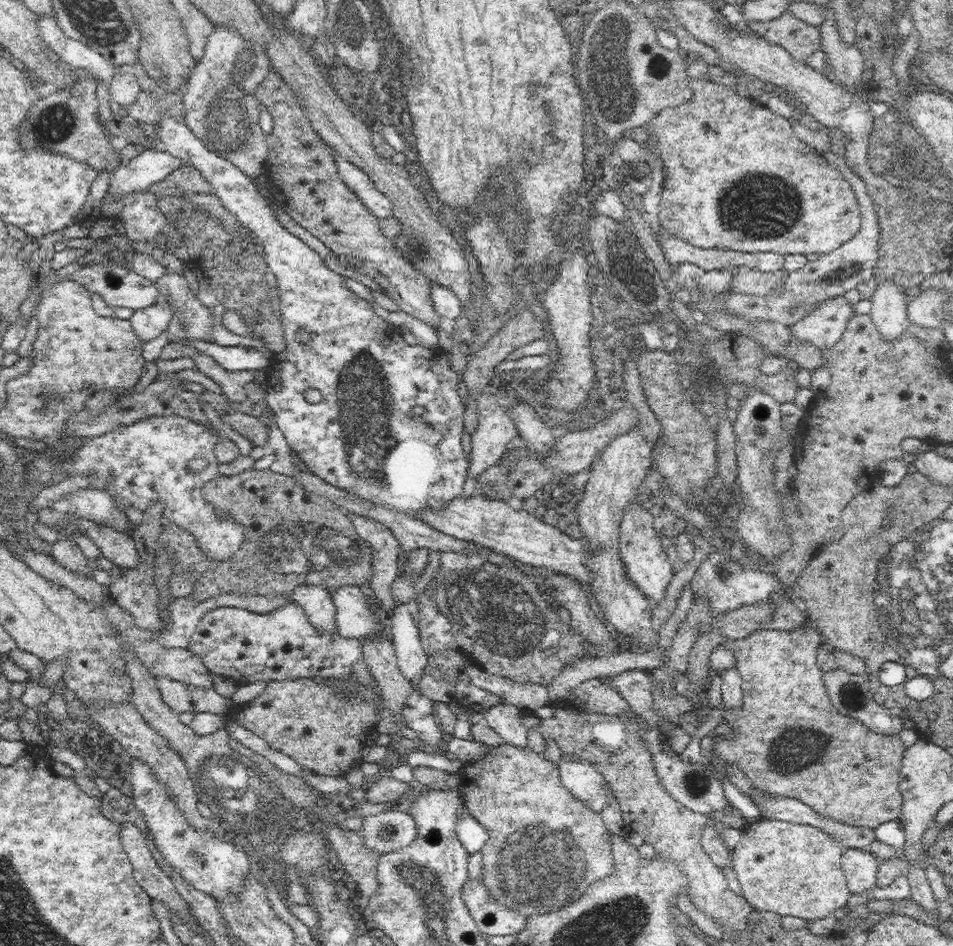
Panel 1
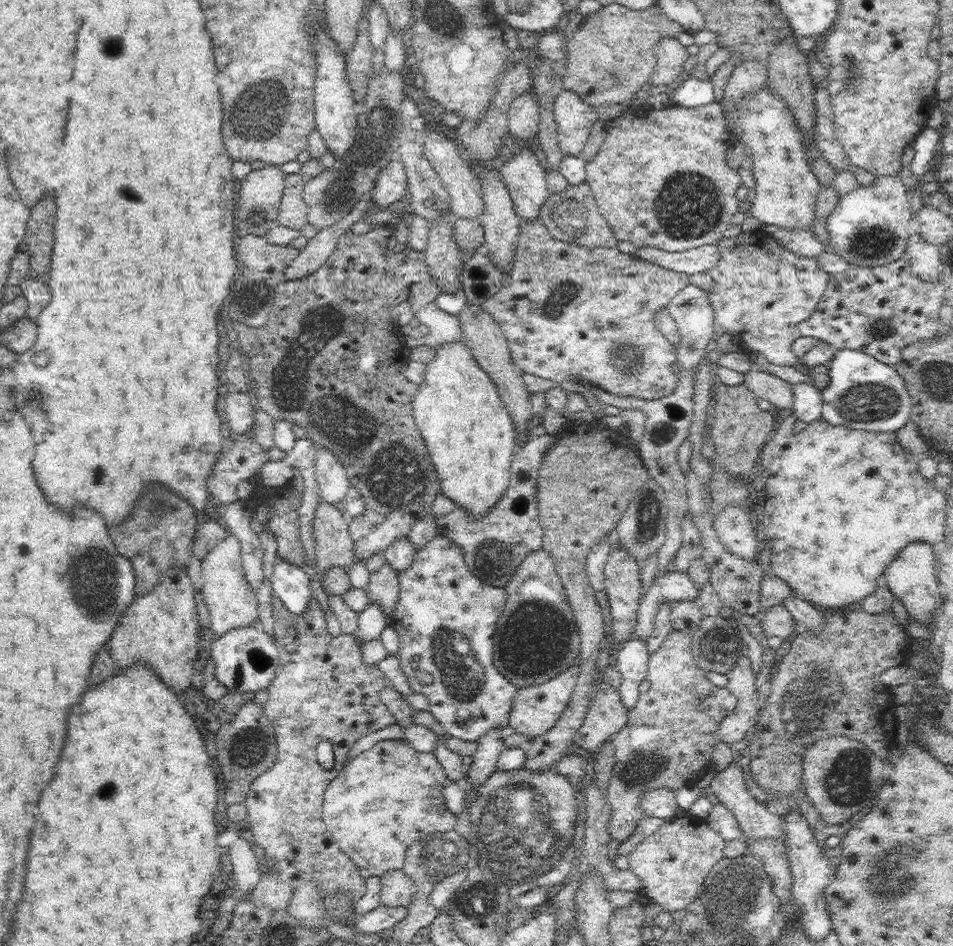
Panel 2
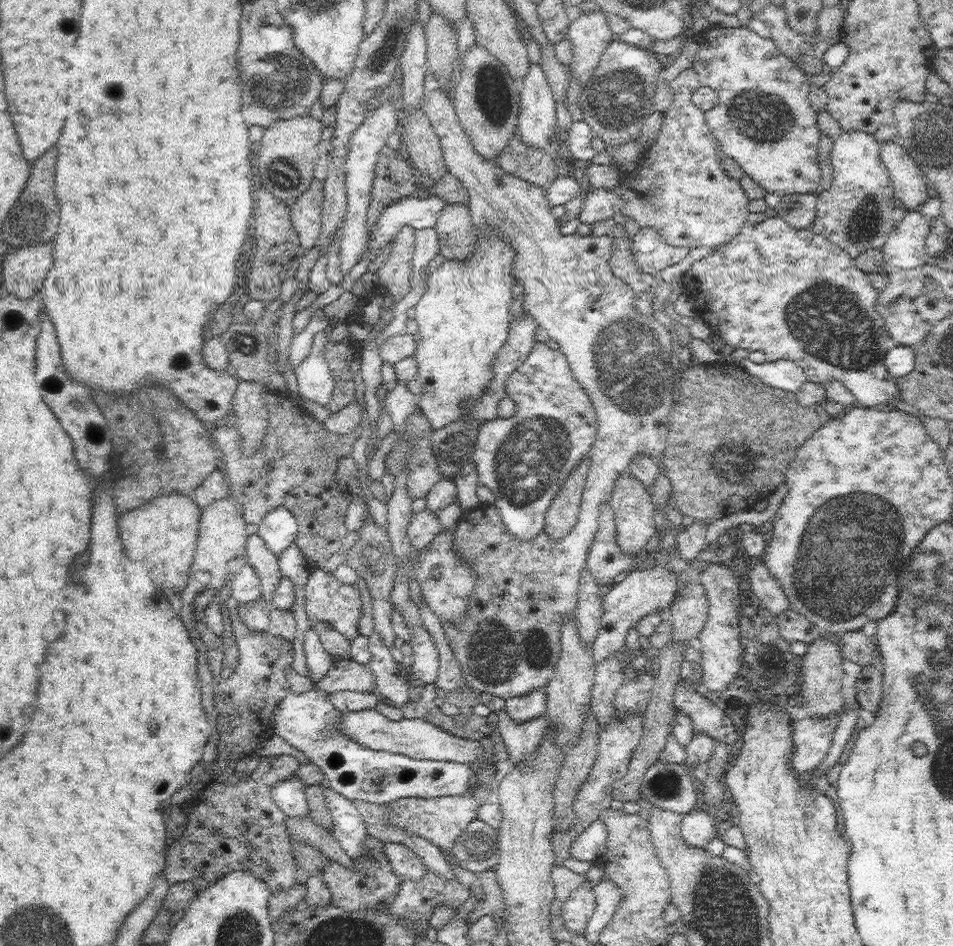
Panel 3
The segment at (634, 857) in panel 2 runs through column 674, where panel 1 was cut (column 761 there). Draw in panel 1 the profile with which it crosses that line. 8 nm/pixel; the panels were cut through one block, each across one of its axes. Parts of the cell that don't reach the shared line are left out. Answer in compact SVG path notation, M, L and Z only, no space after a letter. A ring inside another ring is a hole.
M759 817L756 820L750 821L742 826L739 842L732 852L731 867L733 872L736 873L743 897L748 901L753 908L758 912L776 912L781 917L798 917L810 921L812 919L821 919L832 915L838 908L844 908L847 906L848 898L851 896L851 892L847 887L846 877L841 867L841 856L844 851L844 846L840 841L836 841L832 835L828 835L828 832L824 832L819 827L805 823L793 823L790 821L781 821L778 819L769 819L766 817Z

